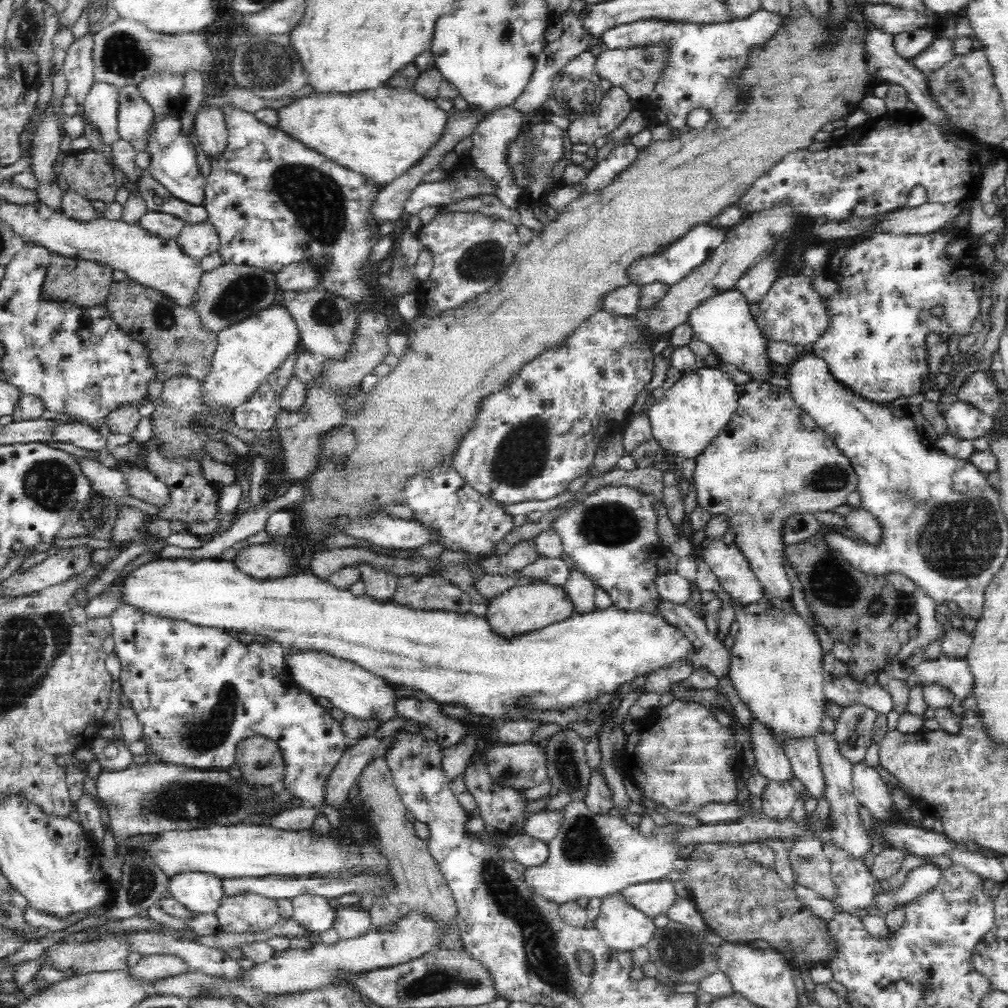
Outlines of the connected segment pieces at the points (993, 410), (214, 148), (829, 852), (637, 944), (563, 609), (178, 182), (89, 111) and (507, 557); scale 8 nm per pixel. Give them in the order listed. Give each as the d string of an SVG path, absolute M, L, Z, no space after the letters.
M976 371L969 374L964 384L954 395L972 405L978 411L992 417L992 420L995 420L1002 408L998 387L985 374L985 371Z
M215 106L204 107L196 115L195 134L208 159L217 159L228 144L224 114Z
M834 842L823 843L823 851L830 861L831 879L836 887L832 906L836 913L854 913L866 909L874 900L875 878L862 859L855 859Z
M618 893L605 896L596 917L595 927L612 950L634 952L652 940L654 920L628 905Z
M537 584L529 586L514 586L494 597L488 603L486 621L492 633L502 639L512 640L517 636L546 628L549 624L566 620L574 613L574 606L568 594L560 586Z
M178 115L167 116L154 126L148 140L146 140L145 151L152 154L152 158L149 158L150 166L148 168L150 175L164 185L172 196L184 200L188 204L194 204L194 206L203 206L206 178L199 171L195 146L186 141L187 135L184 133Z
M95 82L84 98L84 118L98 130L102 142L108 146L119 139L118 94L119 90L112 84Z
M529 539L515 544L502 556L481 559L481 567L488 575L514 576L540 557L535 541Z

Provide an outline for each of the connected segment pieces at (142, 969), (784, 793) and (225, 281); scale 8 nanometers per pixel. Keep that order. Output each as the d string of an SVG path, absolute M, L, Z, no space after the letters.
M156 953L142 956L129 968L129 971L140 980L160 980L160 978L184 974L188 971L188 965L181 956Z
M769 780L762 792L762 810L770 818L786 820L796 803L797 795L788 780Z
M223 263L211 271L202 273L198 288L192 296L192 308L196 309L202 327L207 332L218 334L226 330L228 326L238 324L259 310L276 304L278 292L275 273L272 271L246 265Z

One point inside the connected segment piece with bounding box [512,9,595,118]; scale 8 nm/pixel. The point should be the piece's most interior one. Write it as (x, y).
(574, 41)

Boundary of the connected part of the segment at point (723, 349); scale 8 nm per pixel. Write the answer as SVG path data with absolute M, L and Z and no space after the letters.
M730 289L712 298L701 301L700 306L688 312L688 324L692 330L692 338L706 343L724 363L732 364L751 375L754 381L769 380L772 369L769 358L764 351L763 334L750 313L750 304L737 289Z

